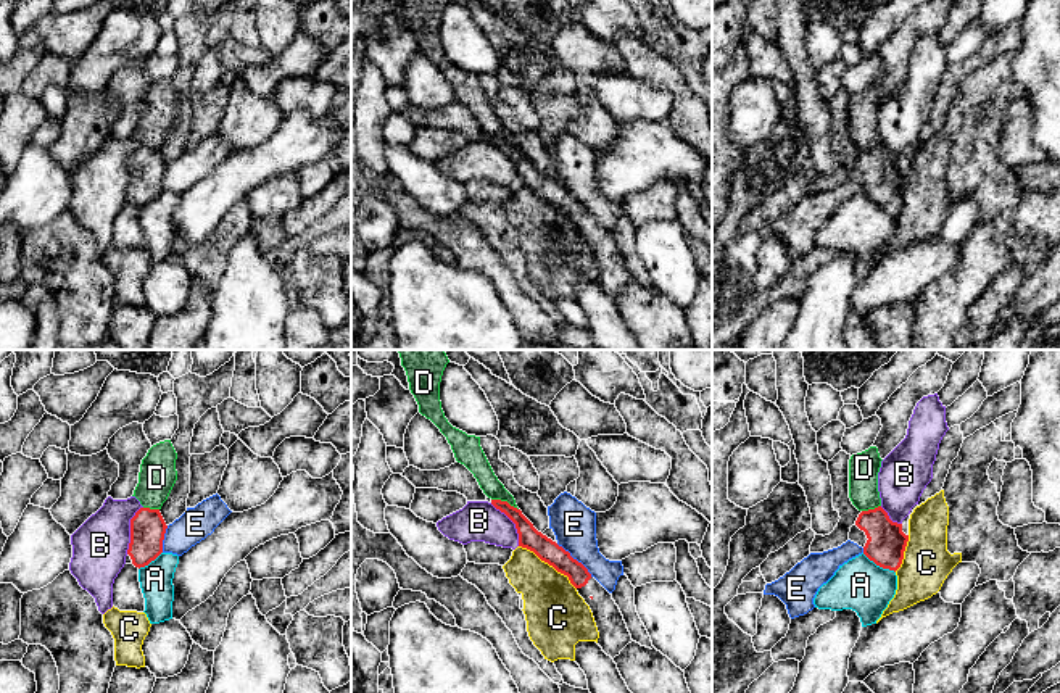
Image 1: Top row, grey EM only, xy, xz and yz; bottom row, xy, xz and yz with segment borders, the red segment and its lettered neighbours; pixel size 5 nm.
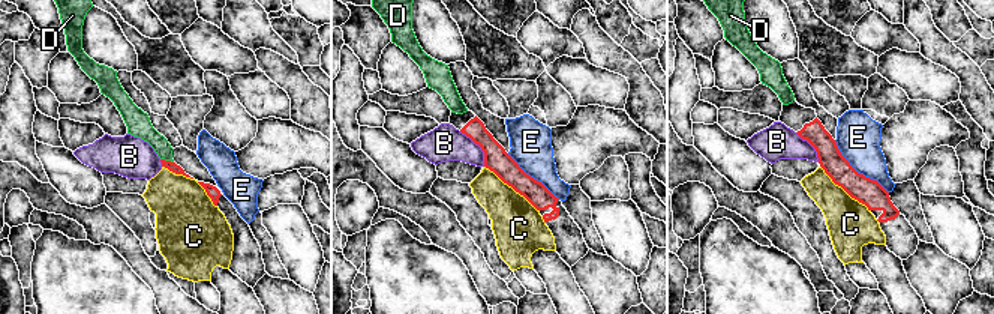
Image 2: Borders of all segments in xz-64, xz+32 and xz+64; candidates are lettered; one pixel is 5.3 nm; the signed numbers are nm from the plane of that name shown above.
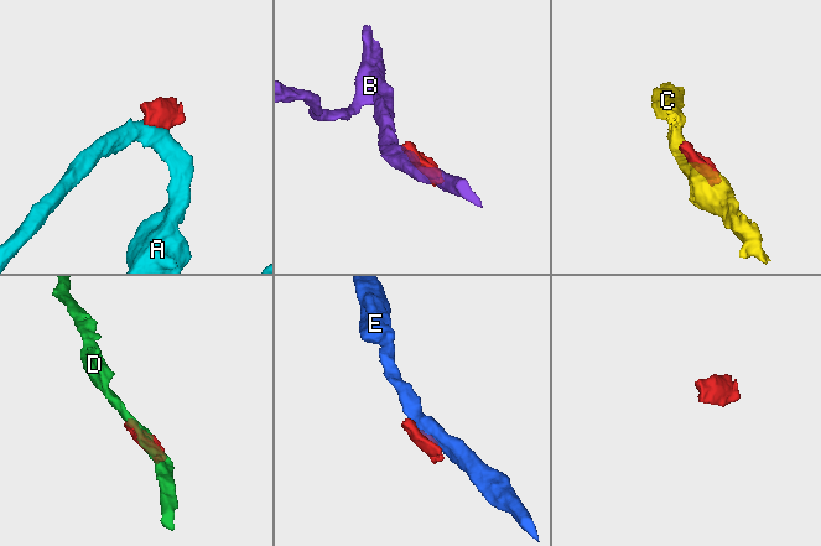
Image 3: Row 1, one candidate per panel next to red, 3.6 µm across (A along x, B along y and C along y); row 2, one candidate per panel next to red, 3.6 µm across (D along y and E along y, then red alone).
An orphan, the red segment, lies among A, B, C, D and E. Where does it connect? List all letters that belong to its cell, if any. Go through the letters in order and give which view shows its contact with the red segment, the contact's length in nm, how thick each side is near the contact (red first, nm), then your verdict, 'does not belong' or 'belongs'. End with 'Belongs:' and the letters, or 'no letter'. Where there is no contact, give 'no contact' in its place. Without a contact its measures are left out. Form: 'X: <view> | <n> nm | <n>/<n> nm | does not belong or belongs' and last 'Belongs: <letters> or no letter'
A: yz | 190 nm | 190/260 nm | does not belong
B: xy | 260 nm | 180/280 nm | does not belong
C: xz | 360 nm | 110/300 nm | does not belong
D: xz | 150 nm | 110/110 nm | does not belong
E: xz | 240 nm | 110/220 nm | does not belong
Belongs: no letter

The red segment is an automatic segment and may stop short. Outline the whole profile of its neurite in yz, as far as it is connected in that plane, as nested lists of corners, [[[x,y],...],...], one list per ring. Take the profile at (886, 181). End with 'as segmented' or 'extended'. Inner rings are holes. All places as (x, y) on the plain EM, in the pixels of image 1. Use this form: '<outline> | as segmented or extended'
[[[878,145],[859,153],[849,179],[862,185],[863,193],[876,205],[896,211],[902,203],[909,174],[902,171],[902,163],[892,161]]] | extended

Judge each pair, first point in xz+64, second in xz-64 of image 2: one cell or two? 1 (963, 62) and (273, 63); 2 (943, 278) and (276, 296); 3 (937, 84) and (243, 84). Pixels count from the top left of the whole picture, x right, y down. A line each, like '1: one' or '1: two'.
1: one
2: one
3: one

